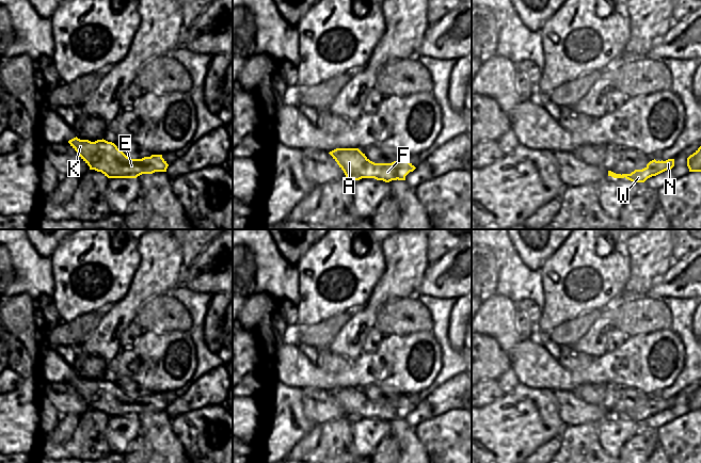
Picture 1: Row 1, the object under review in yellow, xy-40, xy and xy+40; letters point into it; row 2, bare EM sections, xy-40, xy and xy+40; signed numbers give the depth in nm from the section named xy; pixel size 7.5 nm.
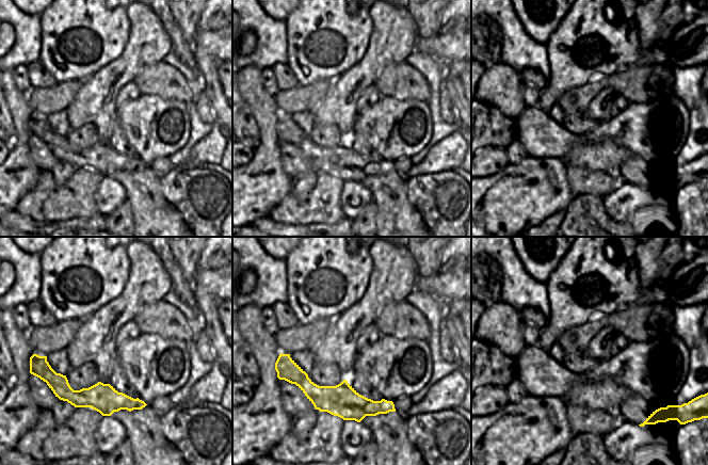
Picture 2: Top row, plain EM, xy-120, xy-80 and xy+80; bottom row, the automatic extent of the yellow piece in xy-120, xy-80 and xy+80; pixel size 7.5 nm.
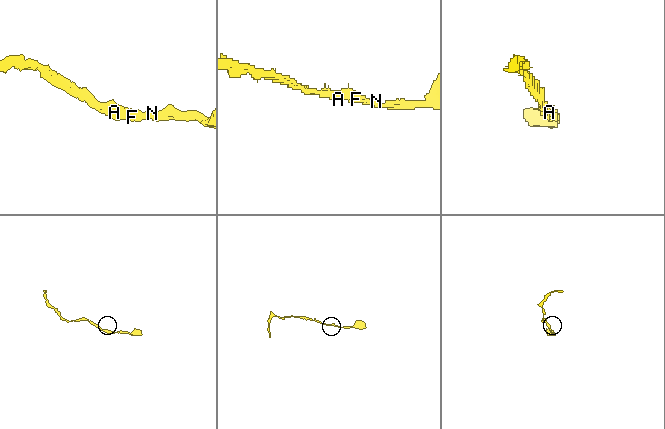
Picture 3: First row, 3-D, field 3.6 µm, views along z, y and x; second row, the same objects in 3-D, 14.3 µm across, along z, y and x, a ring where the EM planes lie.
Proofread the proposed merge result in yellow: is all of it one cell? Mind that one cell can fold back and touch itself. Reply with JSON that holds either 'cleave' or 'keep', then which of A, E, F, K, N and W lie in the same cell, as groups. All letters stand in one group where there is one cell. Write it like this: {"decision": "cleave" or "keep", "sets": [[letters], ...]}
{"decision": "keep", "sets": [["A", "E", "F", "K", "N", "W"]]}

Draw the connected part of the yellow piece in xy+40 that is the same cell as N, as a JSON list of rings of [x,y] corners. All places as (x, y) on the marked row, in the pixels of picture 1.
[[[655,159],[650,161],[642,170],[635,170],[631,174],[616,174],[608,171],[608,176],[614,178],[626,178],[633,182],[644,182],[648,178],[656,176],[667,170],[671,170],[674,166],[674,159],[668,159],[666,161],[656,161]]]

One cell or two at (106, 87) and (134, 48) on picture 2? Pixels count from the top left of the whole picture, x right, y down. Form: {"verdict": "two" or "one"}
{"verdict": "one"}

